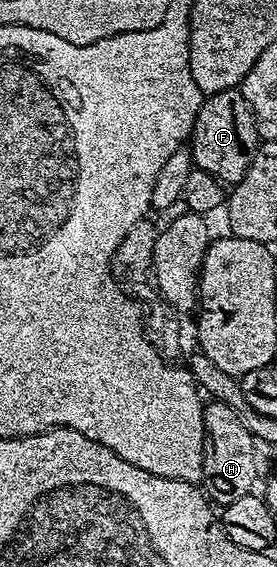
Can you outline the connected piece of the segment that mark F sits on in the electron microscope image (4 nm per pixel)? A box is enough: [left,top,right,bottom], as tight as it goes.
[191,90,258,185]

